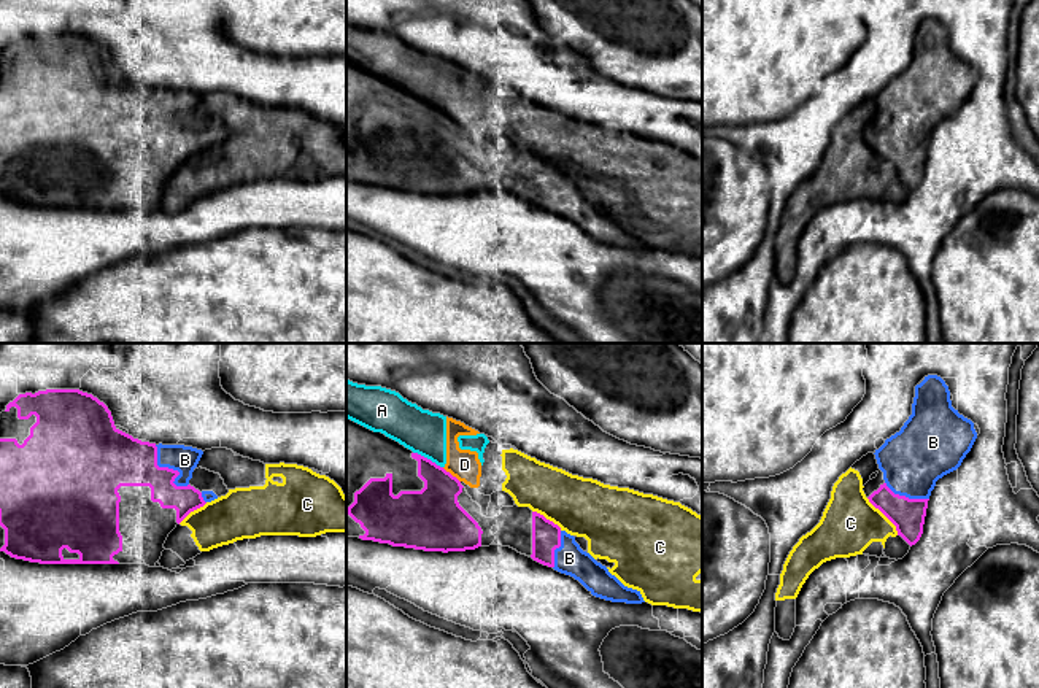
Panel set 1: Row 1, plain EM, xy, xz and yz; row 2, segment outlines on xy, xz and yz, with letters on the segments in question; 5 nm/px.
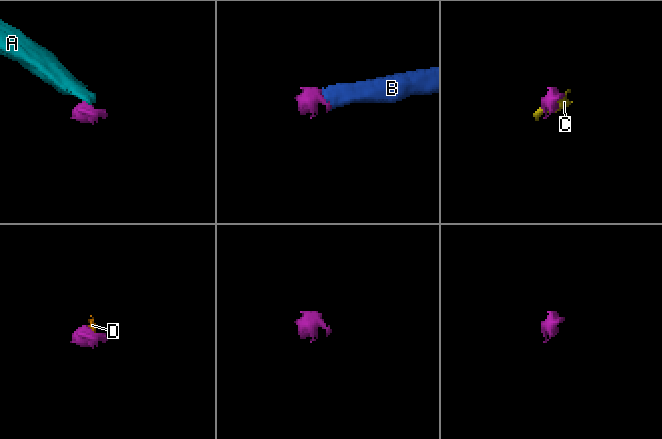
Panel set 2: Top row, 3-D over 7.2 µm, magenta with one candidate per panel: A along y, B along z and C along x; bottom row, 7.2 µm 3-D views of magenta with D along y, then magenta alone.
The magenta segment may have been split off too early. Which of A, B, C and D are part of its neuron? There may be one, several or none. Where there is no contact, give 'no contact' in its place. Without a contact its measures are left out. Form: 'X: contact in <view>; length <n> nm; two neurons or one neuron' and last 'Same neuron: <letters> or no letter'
A: contact in xz; length 170 nm; two neurons
B: contact in xy; length 280 nm; one neuron
C: contact in yz; length 260 nm; two neurons
D: contact in xz; length 120 nm; two neurons
Same neuron: B

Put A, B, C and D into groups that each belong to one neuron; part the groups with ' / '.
A C D / B

